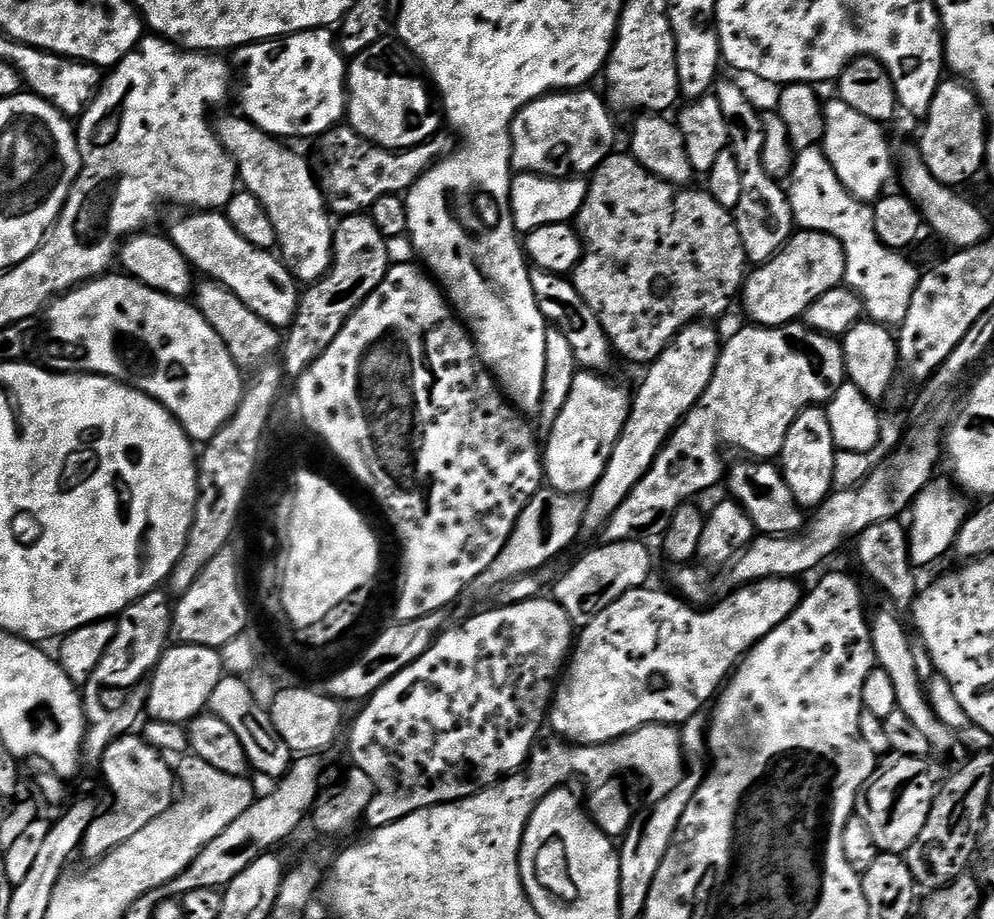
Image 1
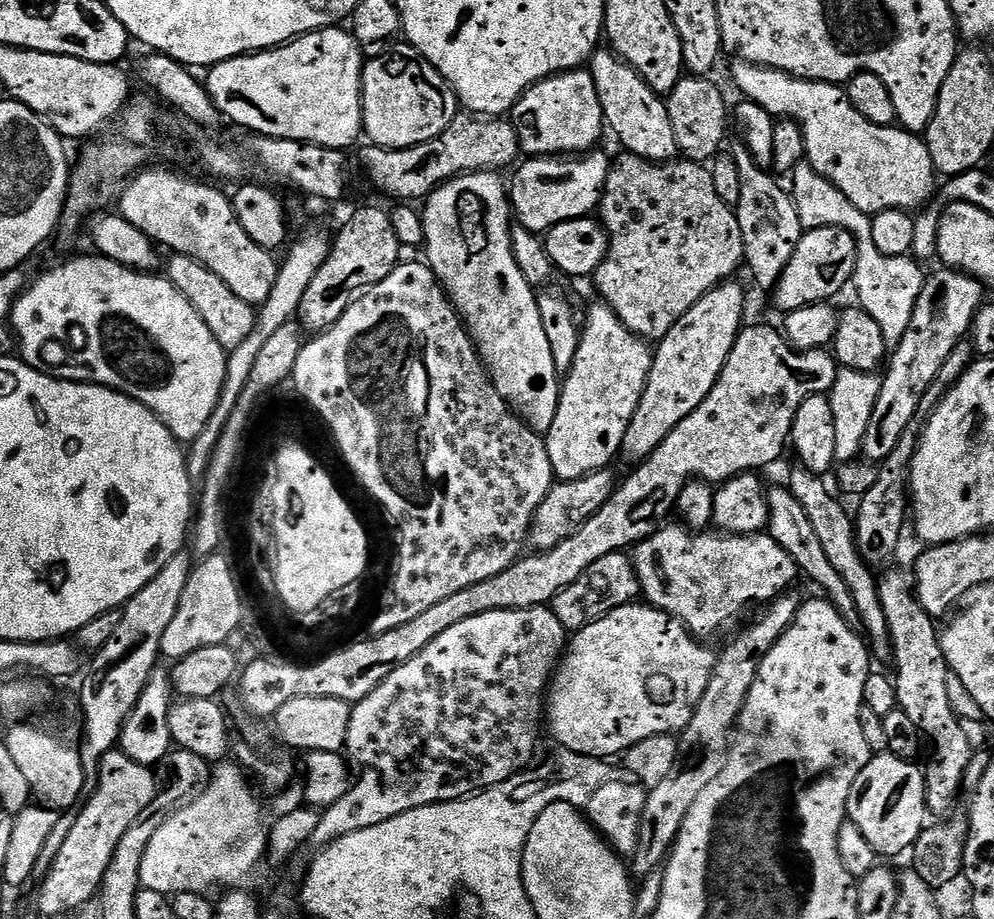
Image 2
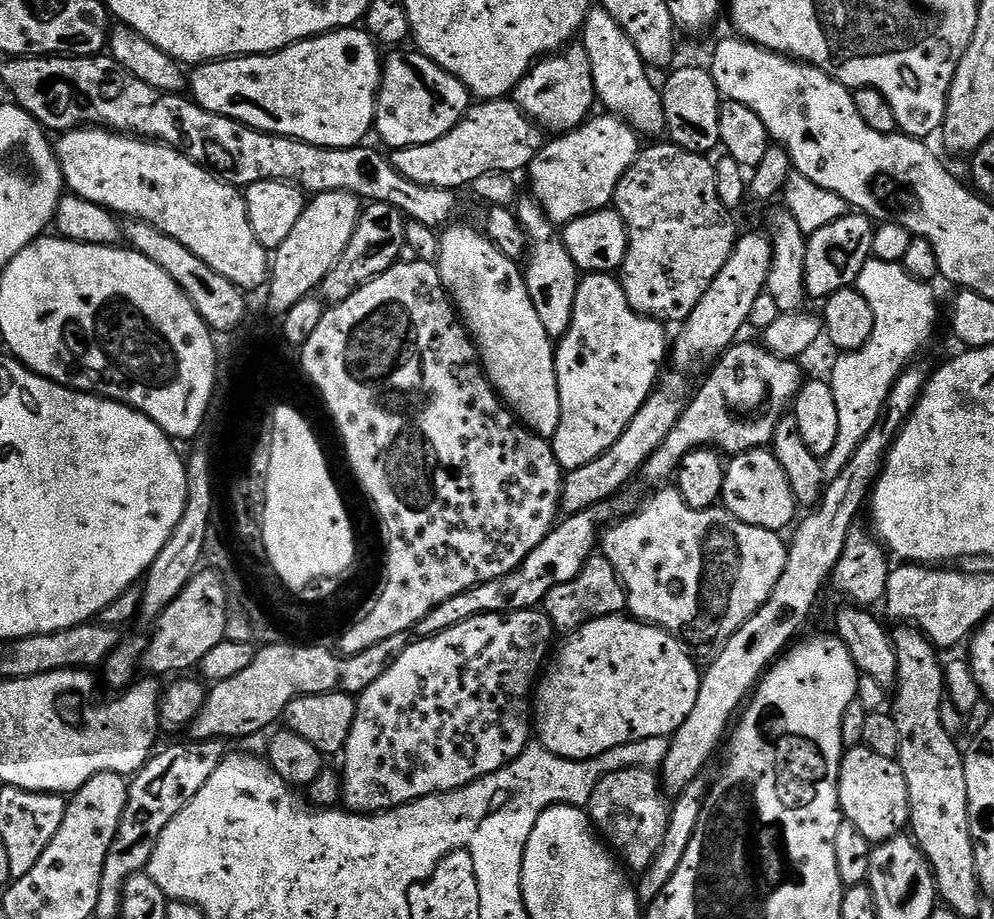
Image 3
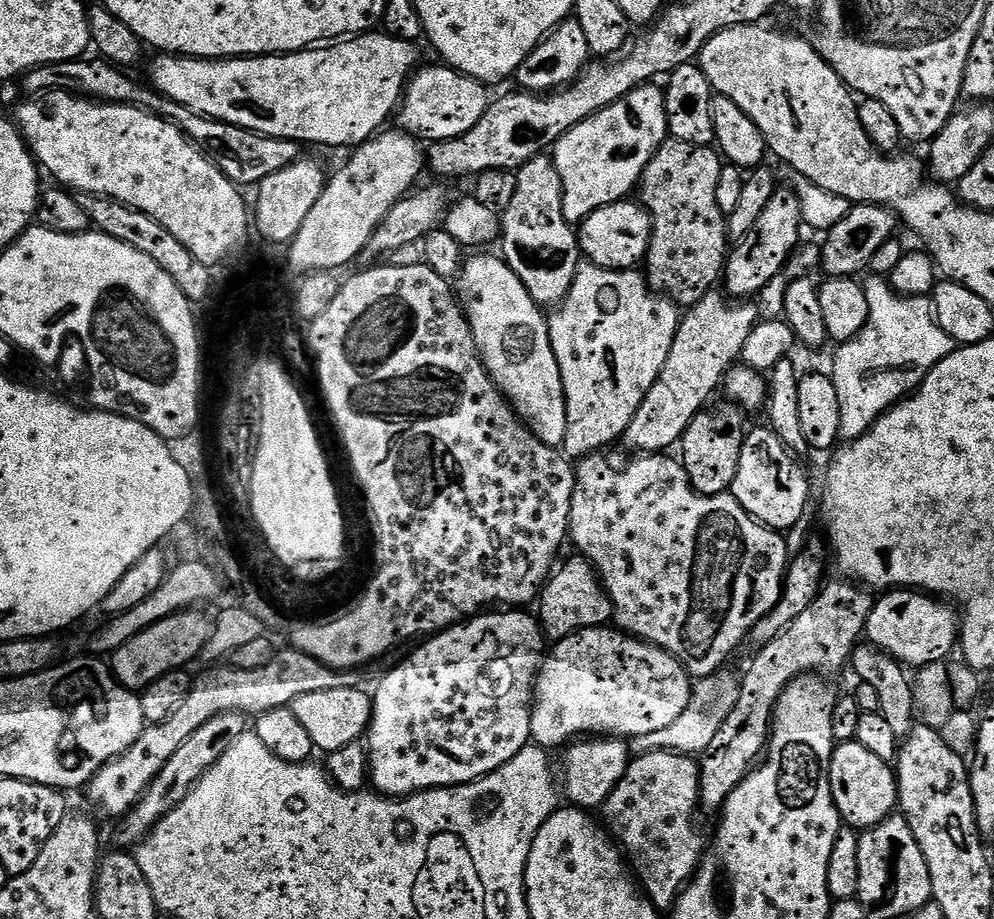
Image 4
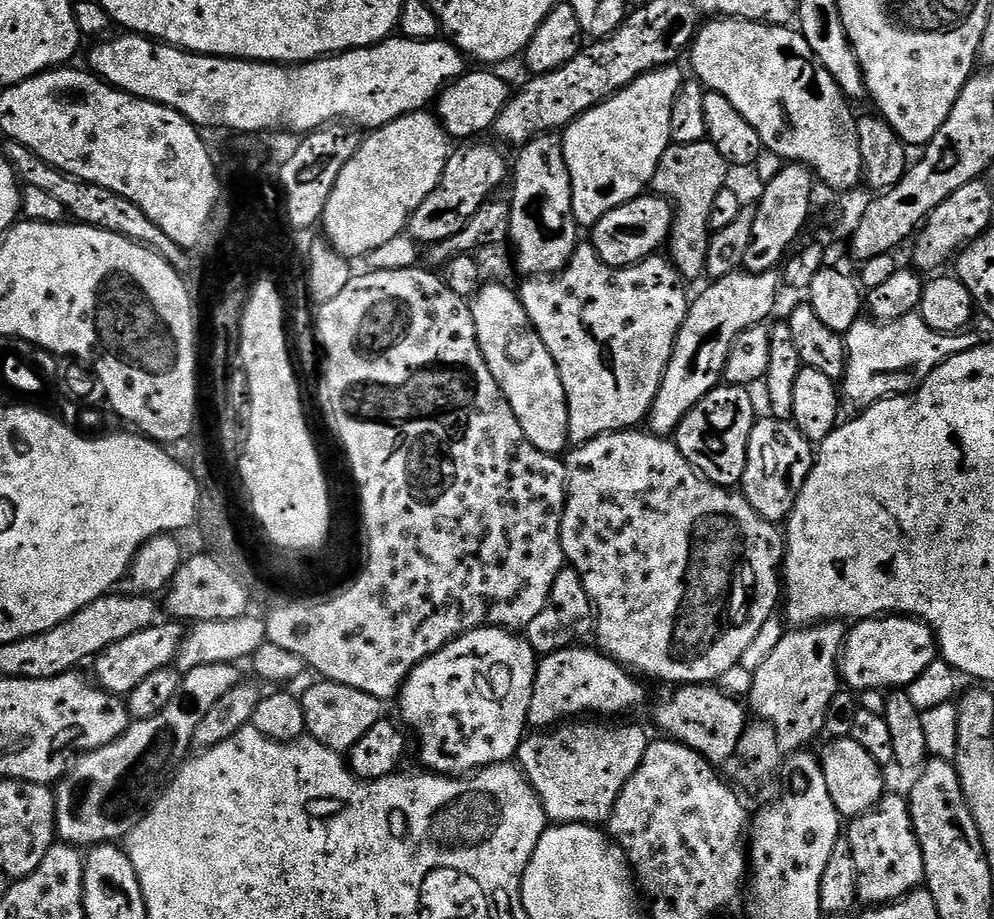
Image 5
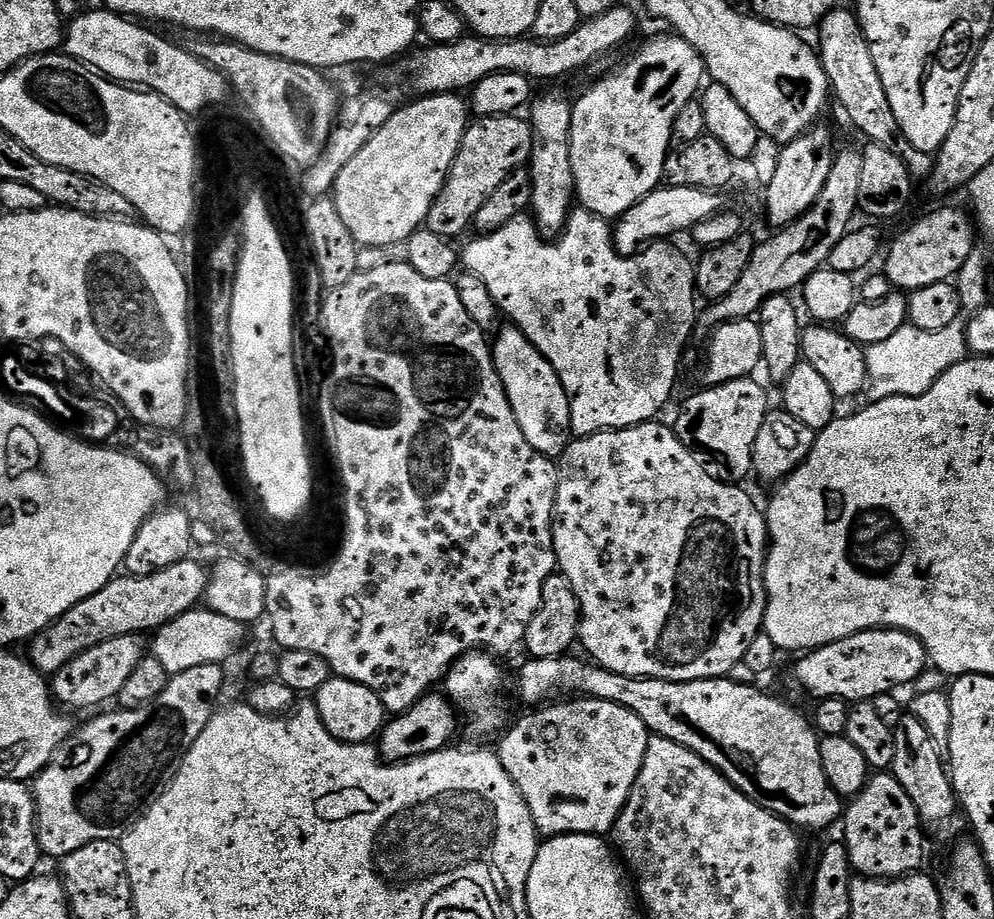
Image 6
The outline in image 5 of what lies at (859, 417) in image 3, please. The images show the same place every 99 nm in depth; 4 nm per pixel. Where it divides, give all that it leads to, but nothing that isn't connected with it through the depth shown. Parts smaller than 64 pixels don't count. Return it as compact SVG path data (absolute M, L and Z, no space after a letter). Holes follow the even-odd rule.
M913 314L906 318L897 320L885 320L883 322L871 318L861 318L854 322L854 326L846 334L848 346L848 365L844 371L842 381L842 396L856 407L856 410L863 410L877 404L880 400L887 400L889 396L903 396L915 393L922 382L931 372L949 356L957 356L965 352L967 348L974 348L978 343L978 337L972 330L963 334L949 334L946 332L935 332L919 314Z

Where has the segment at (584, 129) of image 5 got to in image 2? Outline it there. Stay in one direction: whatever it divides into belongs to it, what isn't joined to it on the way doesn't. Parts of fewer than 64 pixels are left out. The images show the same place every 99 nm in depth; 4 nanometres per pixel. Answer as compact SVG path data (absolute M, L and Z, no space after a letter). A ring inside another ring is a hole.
M600 150L580 154L575 158L537 156L523 162L524 165L521 163L515 169L517 172L512 184L510 180L510 208L518 224L525 230L547 234L562 222L583 216L591 217L599 209L600 195L604 192L610 171L609 157L604 157Z

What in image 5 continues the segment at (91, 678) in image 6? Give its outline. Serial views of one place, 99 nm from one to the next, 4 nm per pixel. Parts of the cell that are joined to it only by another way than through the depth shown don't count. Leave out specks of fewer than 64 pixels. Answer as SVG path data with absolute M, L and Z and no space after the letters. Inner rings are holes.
M157 622L138 634L130 634L130 638L122 638L122 642L114 642L105 652L101 652L94 660L95 683L112 695L124 698L130 690L134 690L134 686L138 686L138 682L142 682L147 675L154 674L154 670L169 667L175 661L181 644L184 643L186 632L185 629L180 629L183 627L179 623L167 623Z

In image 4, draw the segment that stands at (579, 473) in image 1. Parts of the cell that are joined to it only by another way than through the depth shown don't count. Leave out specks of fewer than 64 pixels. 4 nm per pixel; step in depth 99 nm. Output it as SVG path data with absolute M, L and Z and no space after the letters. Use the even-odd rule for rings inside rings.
M581 267L570 286L568 296L555 309L548 320L548 333L558 358L562 386L566 398L566 438L562 451L569 458L583 458L599 453L600 448L623 437L626 426L638 414L638 406L646 398L650 386L658 378L670 346L674 346L676 331L682 319L677 305L648 287L648 281L639 271L611 272L609 268Z

